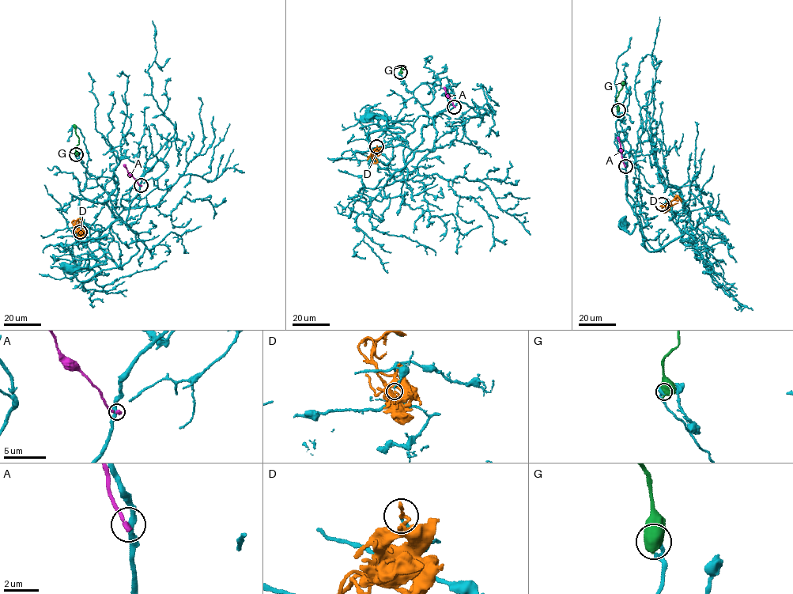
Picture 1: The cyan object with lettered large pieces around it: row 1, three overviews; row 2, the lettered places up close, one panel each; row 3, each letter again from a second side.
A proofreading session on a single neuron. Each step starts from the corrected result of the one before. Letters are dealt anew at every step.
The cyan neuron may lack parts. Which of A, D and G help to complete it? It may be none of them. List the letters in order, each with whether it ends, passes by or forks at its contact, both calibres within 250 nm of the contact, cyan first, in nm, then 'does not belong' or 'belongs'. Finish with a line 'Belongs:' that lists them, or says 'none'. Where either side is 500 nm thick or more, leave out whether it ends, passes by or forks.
A: it ends; calibres 320 and 300 nm; does not belong
D: it passes by; calibres 120 and 140 nm; does not belong
G: calibres 400 and 750 nm; does not belong
Belongs: none

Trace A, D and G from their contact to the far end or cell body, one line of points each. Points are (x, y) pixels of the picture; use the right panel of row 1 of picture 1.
A: (624, 166), (617, 136)
D: (662, 204), (670, 206), (674, 199), (681, 200)
G: (618, 110), (616, 98), (624, 81)

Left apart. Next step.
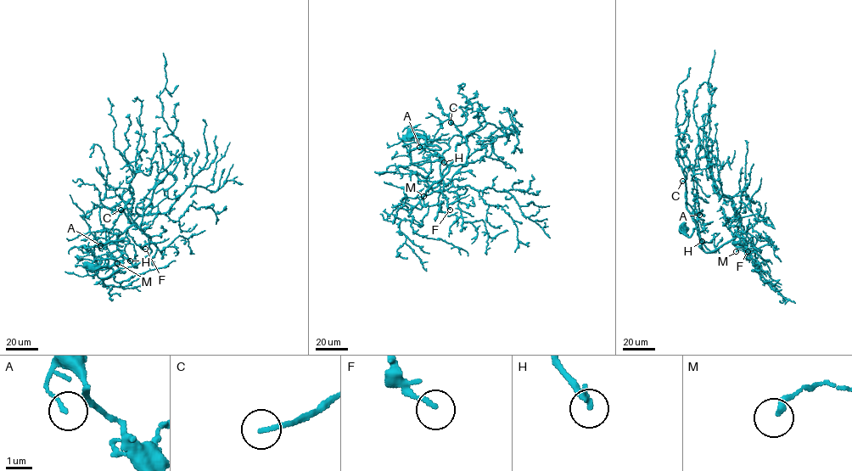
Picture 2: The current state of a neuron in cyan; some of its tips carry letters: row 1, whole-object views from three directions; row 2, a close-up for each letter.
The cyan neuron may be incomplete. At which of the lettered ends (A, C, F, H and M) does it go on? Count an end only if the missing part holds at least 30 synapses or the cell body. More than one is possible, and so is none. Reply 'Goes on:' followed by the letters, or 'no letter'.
Goes on: C, H

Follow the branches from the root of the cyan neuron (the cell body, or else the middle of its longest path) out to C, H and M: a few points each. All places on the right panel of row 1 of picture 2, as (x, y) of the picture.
C: (682, 229), (689, 237), (698, 227), (703, 251), (686, 206), (682, 181)
H: (682, 229), (689, 237), (698, 227), (703, 251), (686, 202), (702, 241)
M: (682, 229), (689, 237), (698, 227), (703, 251), (698, 247), (705, 252), (749, 233), (753, 247), (736, 251)

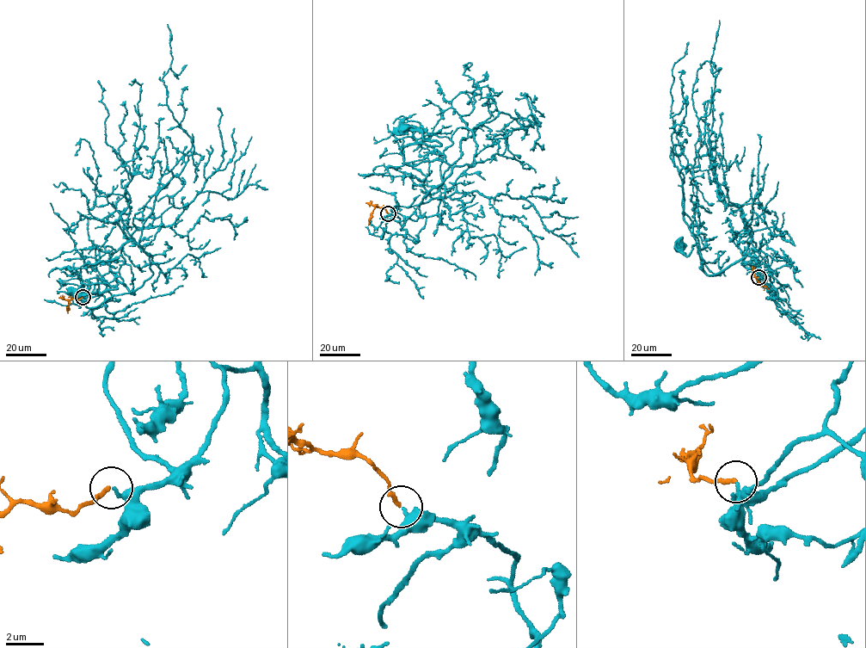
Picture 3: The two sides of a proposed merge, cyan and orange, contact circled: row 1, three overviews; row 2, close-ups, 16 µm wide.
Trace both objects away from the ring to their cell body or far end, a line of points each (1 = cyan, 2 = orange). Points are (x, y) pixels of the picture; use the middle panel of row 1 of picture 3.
1: (388, 213), (415, 221), (451, 172), (405, 163), (401, 146), (441, 145), (403, 128)
2: (388, 213), (383, 207), (375, 206), (368, 225)

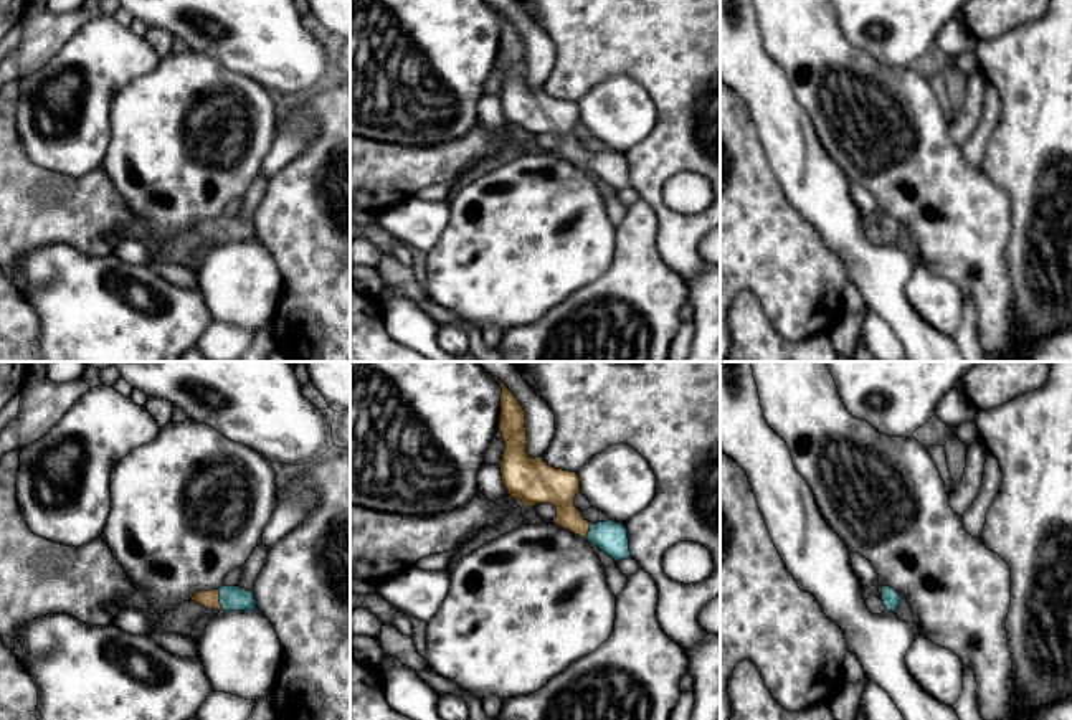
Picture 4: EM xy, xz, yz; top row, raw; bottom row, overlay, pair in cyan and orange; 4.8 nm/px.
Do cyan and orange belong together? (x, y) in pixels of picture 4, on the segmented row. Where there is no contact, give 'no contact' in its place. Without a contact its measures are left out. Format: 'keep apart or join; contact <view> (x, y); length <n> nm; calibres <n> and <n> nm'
join; contact xy (220, 598); length 90 nm; calibres 130 and 90 nm

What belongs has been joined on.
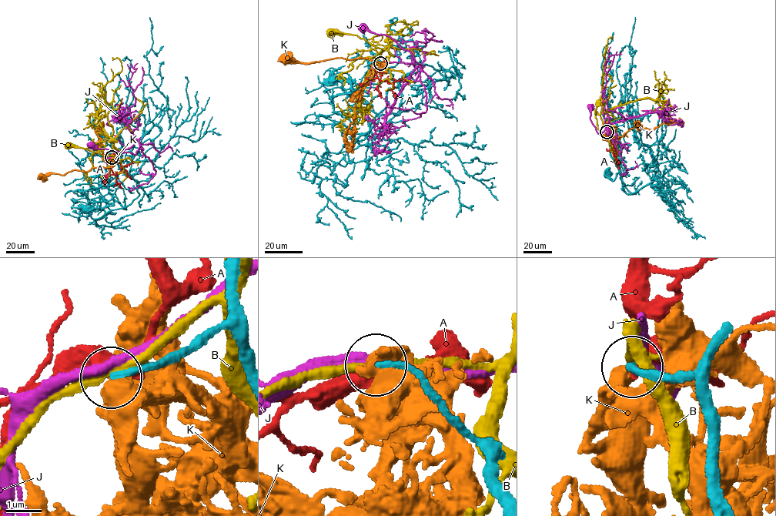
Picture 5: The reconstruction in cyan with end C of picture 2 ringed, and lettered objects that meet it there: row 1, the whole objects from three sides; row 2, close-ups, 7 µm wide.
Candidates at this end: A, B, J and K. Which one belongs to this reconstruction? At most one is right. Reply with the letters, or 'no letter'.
no letter

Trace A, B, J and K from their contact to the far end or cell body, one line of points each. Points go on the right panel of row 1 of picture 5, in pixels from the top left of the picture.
A: (607, 132), (610, 134), (612, 152), (615, 147), (611, 145), (613, 145)
B: (607, 132), (603, 123), (600, 128), (597, 128), (595, 112), (598, 103)
J: (607, 131), (605, 128), (610, 123), (606, 129), (598, 133), (590, 118), (590, 107)
K: (607, 132), (606, 140), (603, 139), (603, 135), (605, 136), (608, 131), (611, 134), (615, 128), (613, 128)

